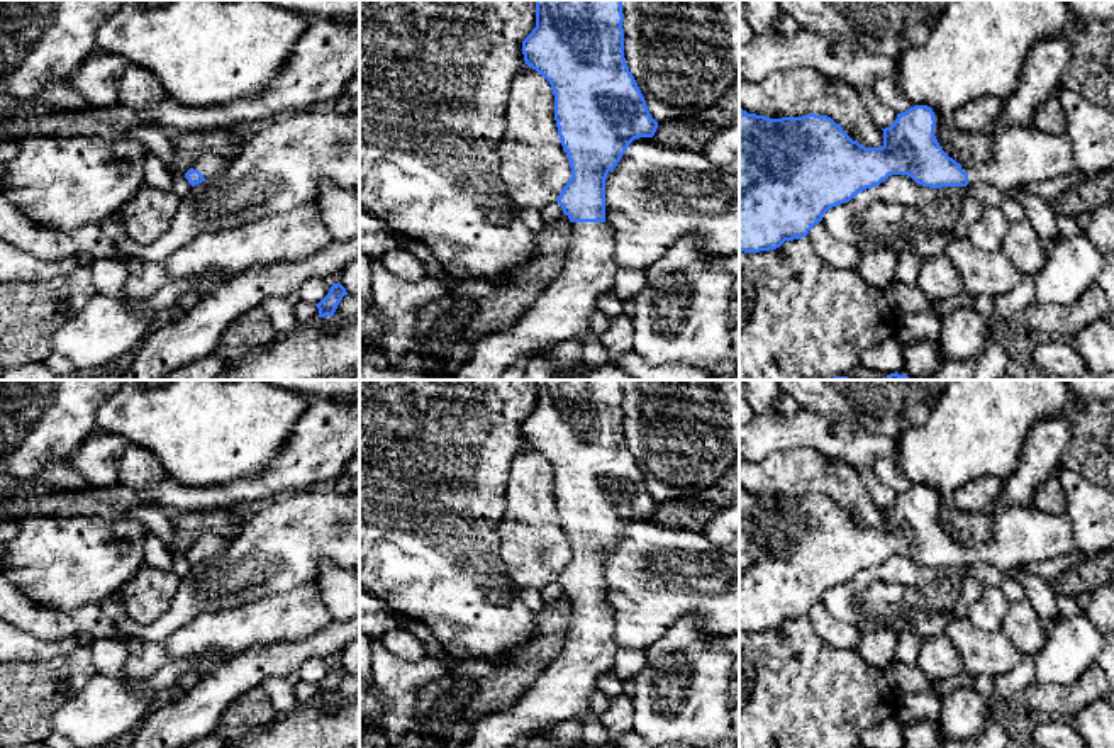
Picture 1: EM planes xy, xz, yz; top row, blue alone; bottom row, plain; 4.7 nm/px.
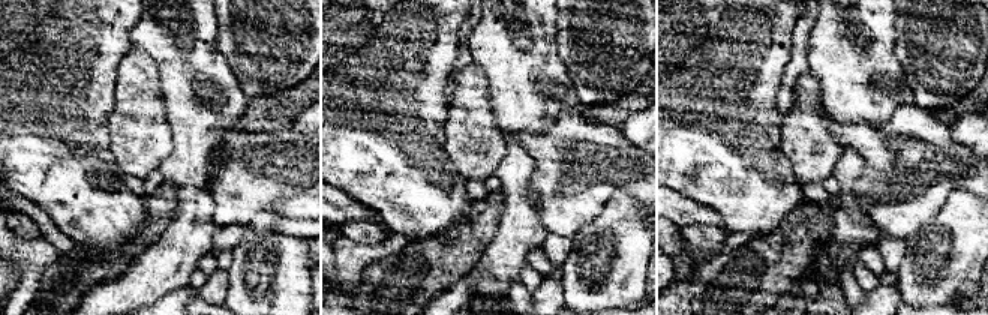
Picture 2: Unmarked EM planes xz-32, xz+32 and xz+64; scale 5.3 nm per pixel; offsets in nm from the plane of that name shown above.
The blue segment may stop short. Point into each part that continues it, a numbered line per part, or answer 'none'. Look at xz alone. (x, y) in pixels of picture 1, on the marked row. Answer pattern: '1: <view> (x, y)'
1: xz (562, 311)

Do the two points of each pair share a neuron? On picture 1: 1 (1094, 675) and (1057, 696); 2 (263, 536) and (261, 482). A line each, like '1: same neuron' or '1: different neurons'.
1: same neuron
2: different neurons

